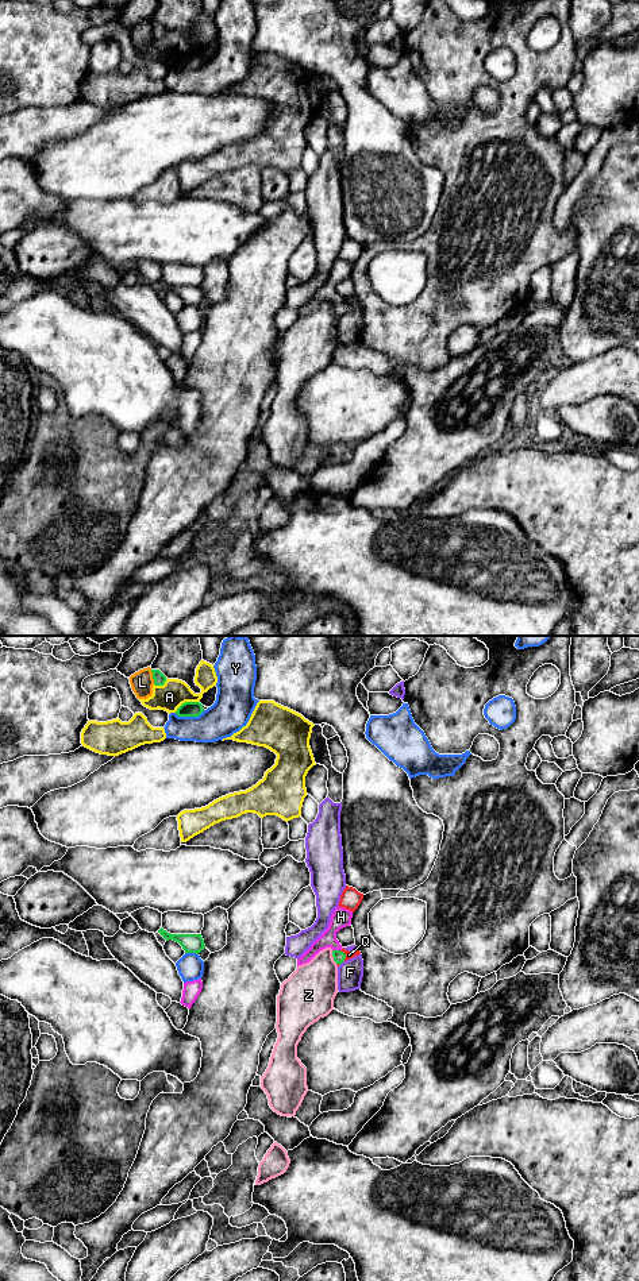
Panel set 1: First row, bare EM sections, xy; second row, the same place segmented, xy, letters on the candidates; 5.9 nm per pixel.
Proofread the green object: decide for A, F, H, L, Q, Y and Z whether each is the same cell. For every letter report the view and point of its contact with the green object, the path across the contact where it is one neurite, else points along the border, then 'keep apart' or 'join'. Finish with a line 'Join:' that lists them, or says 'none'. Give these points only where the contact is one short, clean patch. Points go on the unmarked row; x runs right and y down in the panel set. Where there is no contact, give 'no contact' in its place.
A: xy (187, 54) | keep apart
F: xy (342, 313) | keep apart
H: xy (337, 303) | keep apart
L: xy (153, 29) | keep apart
Q: xy (345, 307) | across xy (338, 308), (345, 307), (349, 307) | join
Y: xy (189, 68) | keep apart
Z: xy (333, 308) | keep apart
Join: Q

